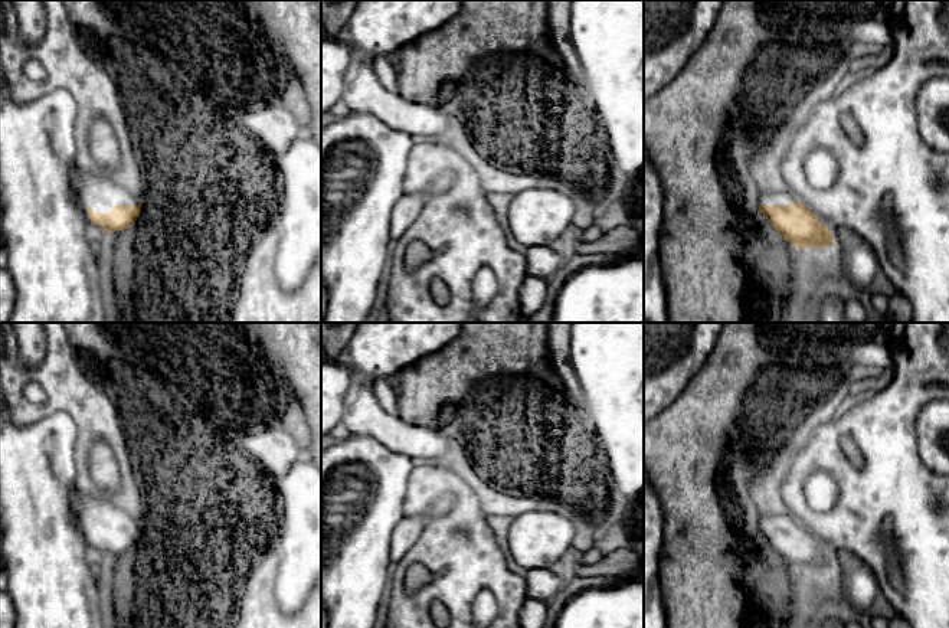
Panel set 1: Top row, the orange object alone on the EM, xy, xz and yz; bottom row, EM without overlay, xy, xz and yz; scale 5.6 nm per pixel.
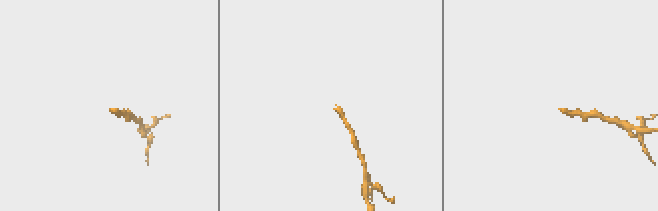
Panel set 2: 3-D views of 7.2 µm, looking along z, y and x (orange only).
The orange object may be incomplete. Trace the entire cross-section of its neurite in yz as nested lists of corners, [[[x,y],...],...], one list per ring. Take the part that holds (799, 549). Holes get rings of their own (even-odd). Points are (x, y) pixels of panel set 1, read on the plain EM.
[[[755,513],[759,533],[778,556],[795,570],[825,572],[834,566],[831,555],[788,514]]]

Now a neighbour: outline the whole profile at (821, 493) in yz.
[[[817,468],[809,472],[804,485],[808,504],[817,511],[828,511],[837,503],[838,488],[834,475]]]

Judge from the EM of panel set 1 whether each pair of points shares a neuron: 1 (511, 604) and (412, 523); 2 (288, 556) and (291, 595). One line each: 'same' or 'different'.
1: different
2: same

